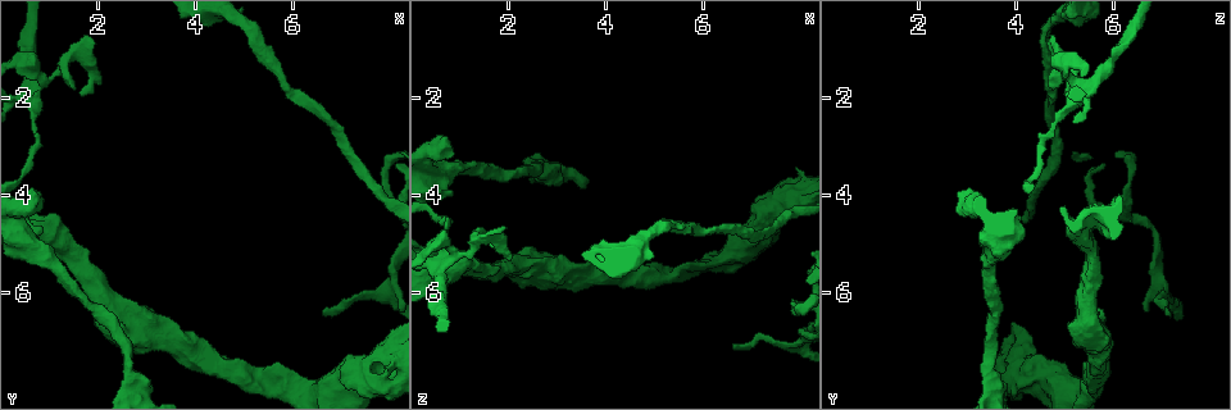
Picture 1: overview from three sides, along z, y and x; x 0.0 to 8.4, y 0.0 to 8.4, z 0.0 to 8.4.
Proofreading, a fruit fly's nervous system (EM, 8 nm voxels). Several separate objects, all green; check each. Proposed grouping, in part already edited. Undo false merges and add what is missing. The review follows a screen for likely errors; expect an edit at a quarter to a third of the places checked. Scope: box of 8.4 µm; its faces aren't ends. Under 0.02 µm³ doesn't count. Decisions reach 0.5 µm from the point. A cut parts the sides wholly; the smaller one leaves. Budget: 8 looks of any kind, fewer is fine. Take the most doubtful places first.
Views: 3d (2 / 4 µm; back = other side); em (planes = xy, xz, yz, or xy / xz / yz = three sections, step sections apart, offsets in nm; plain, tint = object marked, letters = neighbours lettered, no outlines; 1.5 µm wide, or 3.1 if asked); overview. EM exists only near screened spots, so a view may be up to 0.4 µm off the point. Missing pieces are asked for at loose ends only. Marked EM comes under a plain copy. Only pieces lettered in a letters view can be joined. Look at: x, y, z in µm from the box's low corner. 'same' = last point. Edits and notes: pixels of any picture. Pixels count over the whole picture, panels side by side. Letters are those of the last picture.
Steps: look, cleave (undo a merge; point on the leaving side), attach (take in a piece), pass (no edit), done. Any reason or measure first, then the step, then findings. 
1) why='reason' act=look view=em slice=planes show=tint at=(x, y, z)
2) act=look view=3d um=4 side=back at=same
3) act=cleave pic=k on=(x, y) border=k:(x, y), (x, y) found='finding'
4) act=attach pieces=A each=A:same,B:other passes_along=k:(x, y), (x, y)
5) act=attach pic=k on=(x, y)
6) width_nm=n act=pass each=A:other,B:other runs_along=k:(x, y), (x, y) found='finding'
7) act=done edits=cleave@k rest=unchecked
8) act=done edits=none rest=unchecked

why='an open end' act=look view=em slice=planes show=tint at=(6.65, 6.35, 7.10)

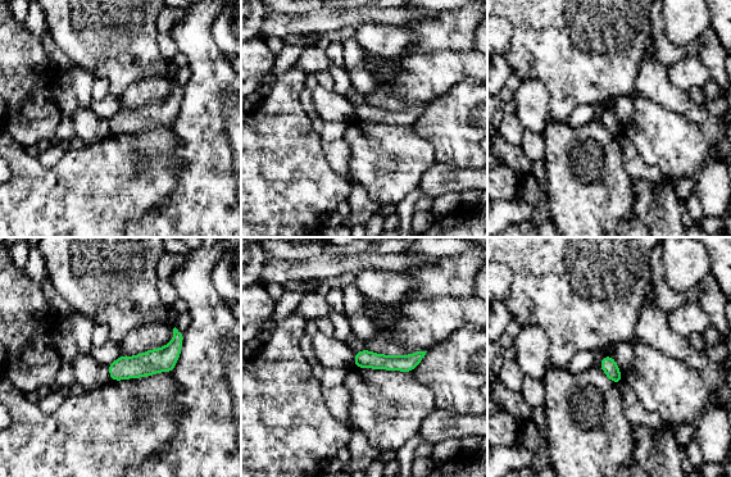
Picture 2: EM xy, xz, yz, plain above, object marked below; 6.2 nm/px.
act=look view=em slice=planes show=letters at=same

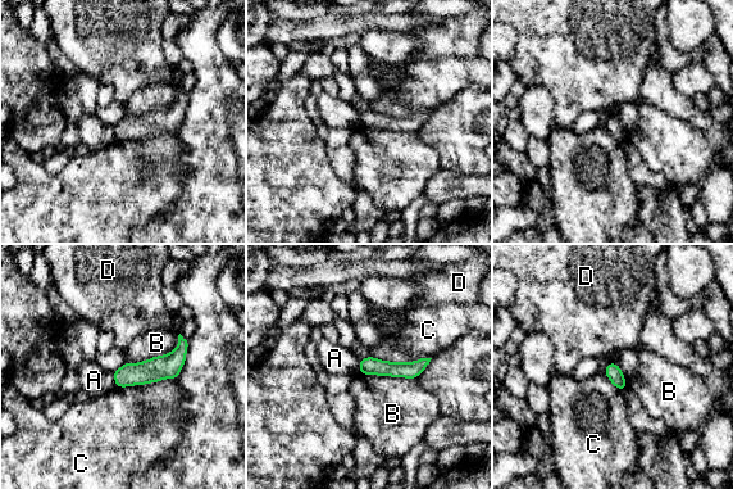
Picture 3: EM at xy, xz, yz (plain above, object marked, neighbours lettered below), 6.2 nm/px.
act=pass each=A:other,B:other,C:other,D:other border=3:(178, 335), (168, 353), (126, 362) found='none of them fits'

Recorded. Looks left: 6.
why='thin end' act=look view=em slice=planes show=tint at=(1.95, 1.00, 4.70)

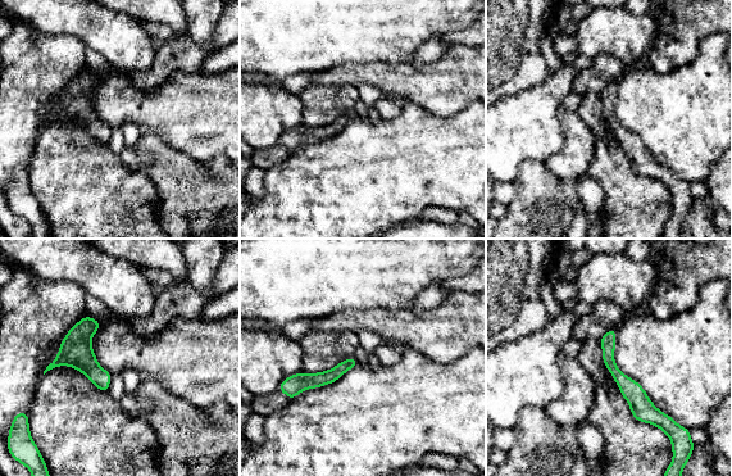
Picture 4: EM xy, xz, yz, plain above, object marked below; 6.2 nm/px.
why='what lies round it' act=look view=em slice=planes show=letters at=same

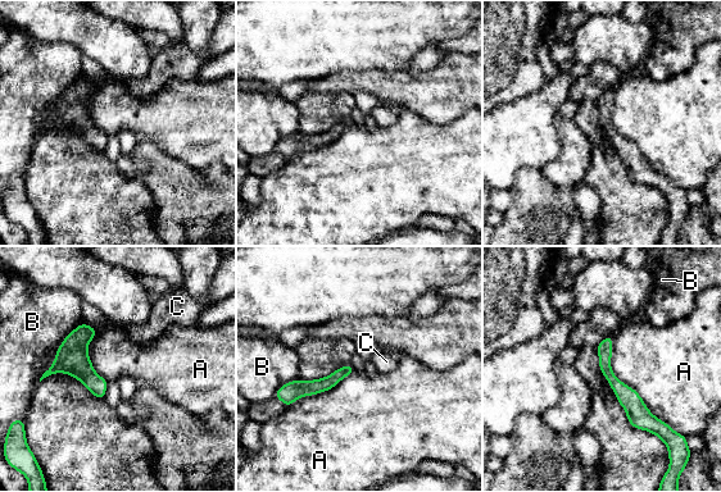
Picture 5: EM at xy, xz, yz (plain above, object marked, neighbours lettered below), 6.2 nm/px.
width_nm=80 act=pass each=A:other,B:other,C:other runs_along=5:(608, 340), (607, 373), (653, 428) found='none of them fits'

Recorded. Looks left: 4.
why='thick turns thin' act=look view=3d um=4 at=(0.95, 5.35, 3.40)

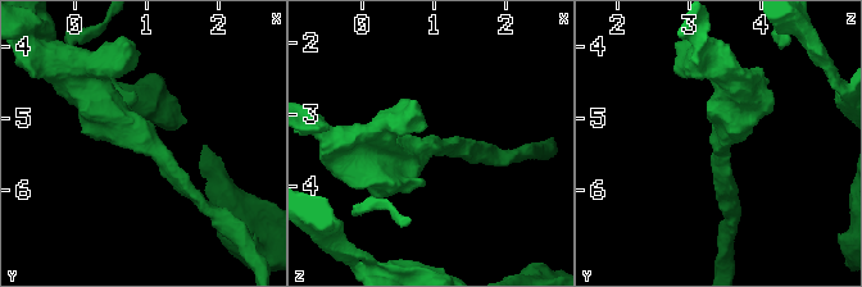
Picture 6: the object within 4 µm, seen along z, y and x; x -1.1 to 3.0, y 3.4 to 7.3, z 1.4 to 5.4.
why='need the tissue' act=look view=em slice=planes show=tint at=(0.95, 5.35, 3.45)

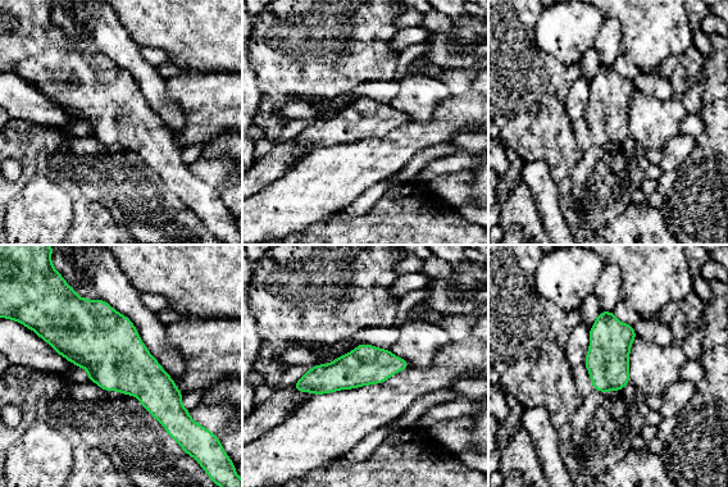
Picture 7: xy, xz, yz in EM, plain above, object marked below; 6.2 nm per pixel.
why='what lies round it' act=look view=em slice=planes show=letters at=same

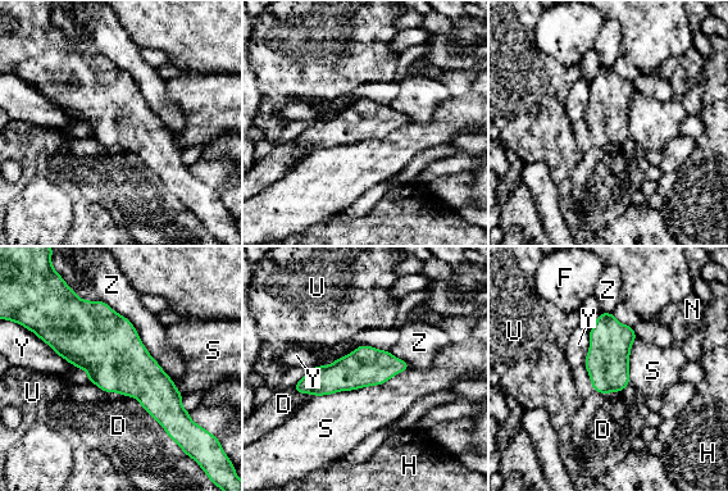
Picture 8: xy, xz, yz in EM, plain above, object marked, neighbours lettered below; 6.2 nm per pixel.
width_nm=240 act=pass each=D:other,F:other,H:other,N:other,S:other,U:other,Y:other,Z:other border=8:(409, 367), (377, 385), (314, 396) found='continuous, no second neuron'

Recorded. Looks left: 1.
act=done edits=none rest=unchecked

